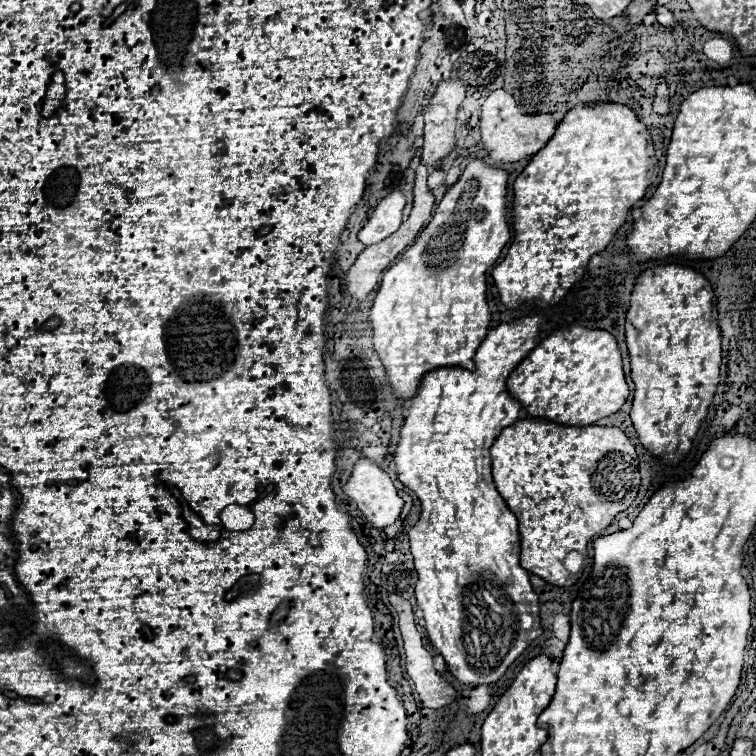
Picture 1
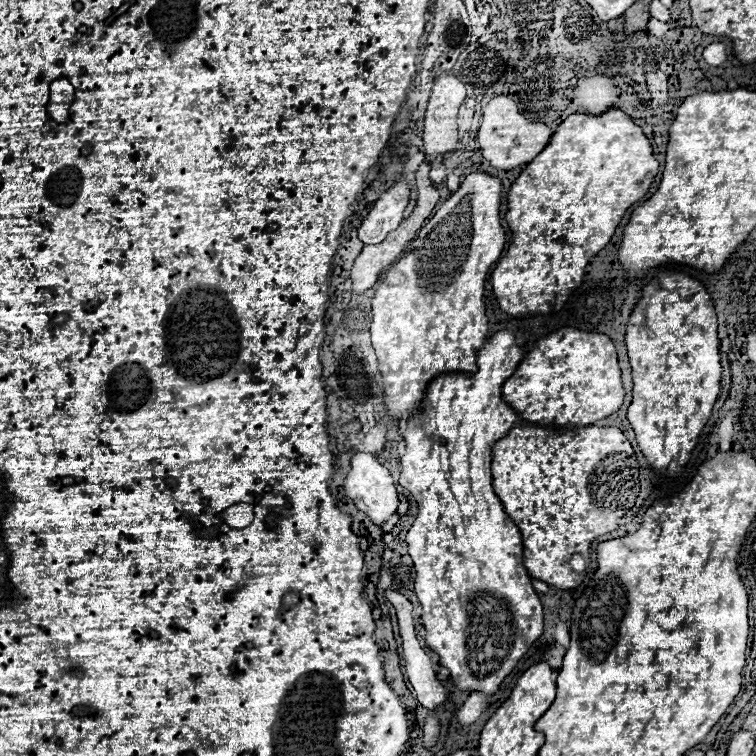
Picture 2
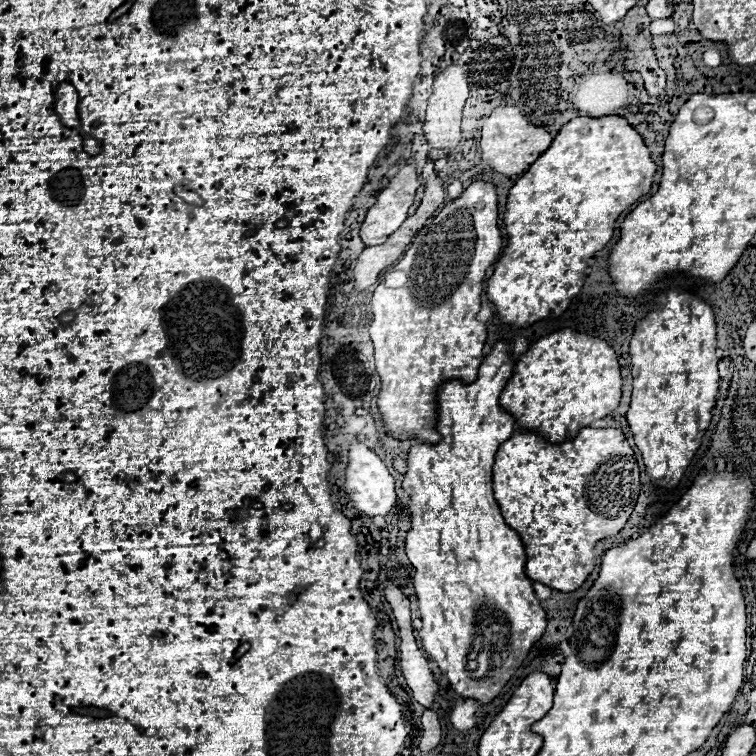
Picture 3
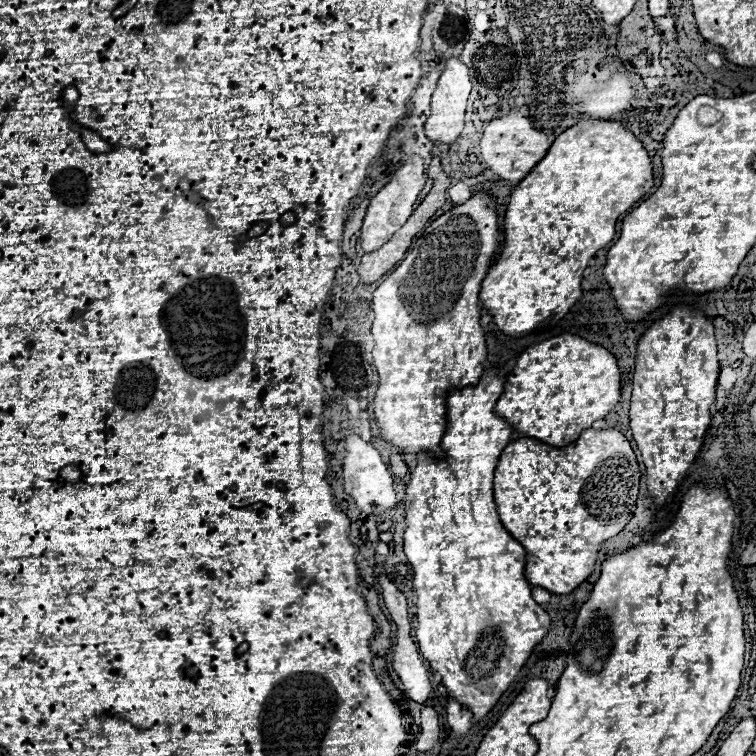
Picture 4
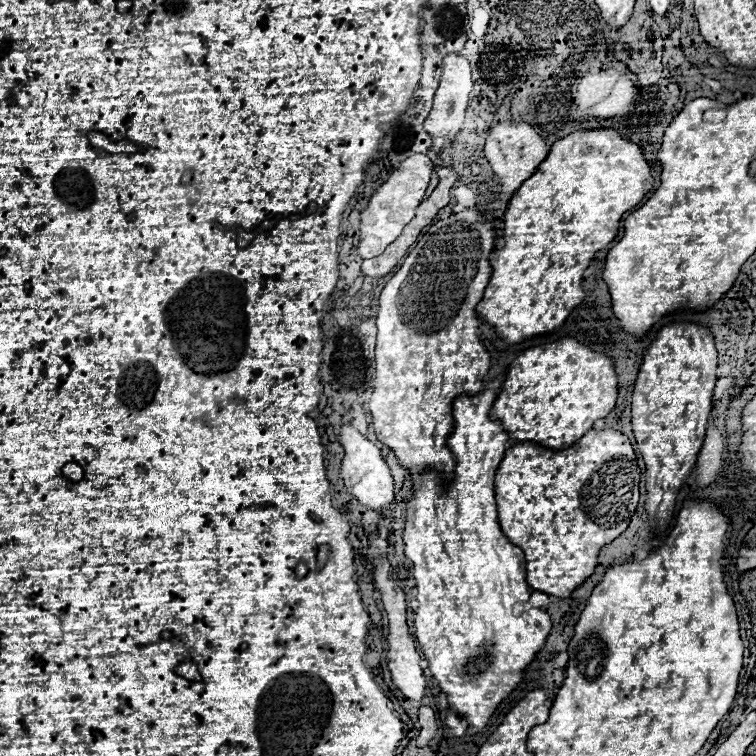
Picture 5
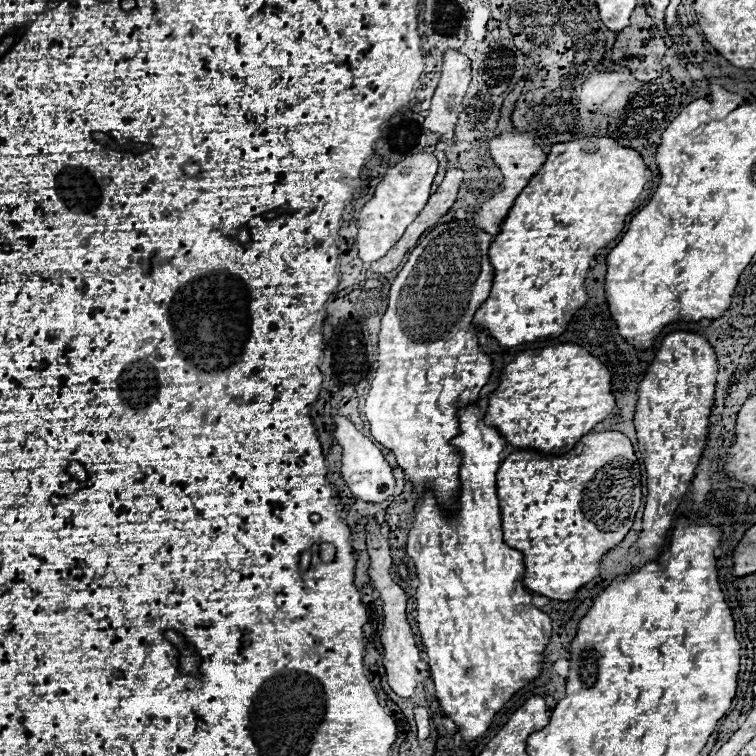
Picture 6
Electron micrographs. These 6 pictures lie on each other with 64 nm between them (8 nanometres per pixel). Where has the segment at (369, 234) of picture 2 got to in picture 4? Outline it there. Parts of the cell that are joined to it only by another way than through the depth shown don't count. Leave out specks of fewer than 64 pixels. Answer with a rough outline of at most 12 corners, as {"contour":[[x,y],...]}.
{"contour":[[422,156],[406,160],[370,200],[362,250],[382,248],[412,216],[426,184]]}

